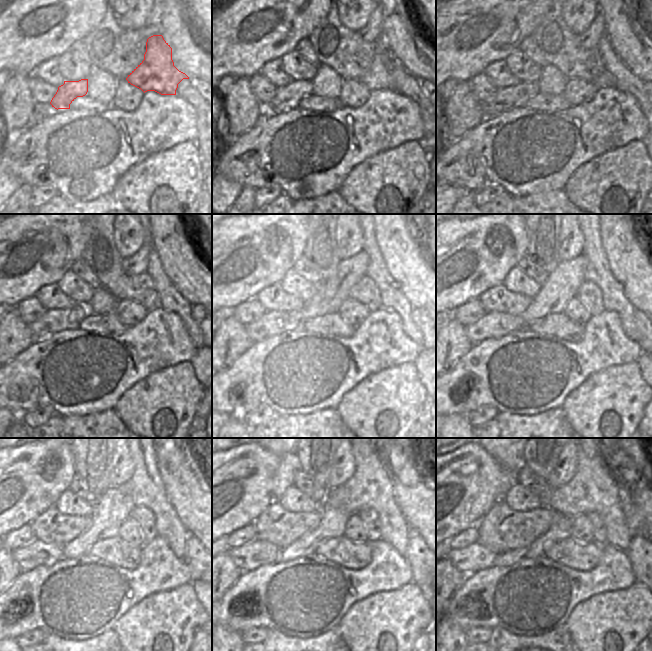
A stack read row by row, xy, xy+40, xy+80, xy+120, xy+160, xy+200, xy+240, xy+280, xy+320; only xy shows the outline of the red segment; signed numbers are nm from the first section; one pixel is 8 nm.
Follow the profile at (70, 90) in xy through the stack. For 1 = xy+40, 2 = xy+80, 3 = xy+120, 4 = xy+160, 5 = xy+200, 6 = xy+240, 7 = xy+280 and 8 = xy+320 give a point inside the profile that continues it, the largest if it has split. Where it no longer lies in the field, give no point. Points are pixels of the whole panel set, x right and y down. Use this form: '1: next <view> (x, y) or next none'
1: next xy+40 (287, 97)
2: next xy+80 (506, 98)
3: next xy+120 (53, 321)
4: next xy+160 (272, 323)
5: next xy+200 (493, 325)
6: next xy+240 (37, 552)
7: next xy+280 (258, 552)
8: next xy+320 (474, 557)

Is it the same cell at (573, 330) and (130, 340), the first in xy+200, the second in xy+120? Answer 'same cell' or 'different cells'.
different cells

